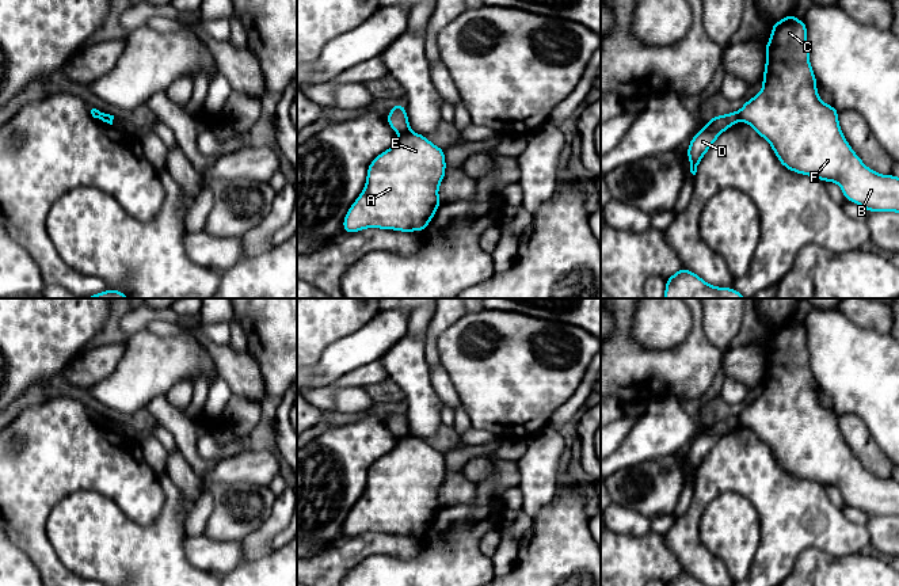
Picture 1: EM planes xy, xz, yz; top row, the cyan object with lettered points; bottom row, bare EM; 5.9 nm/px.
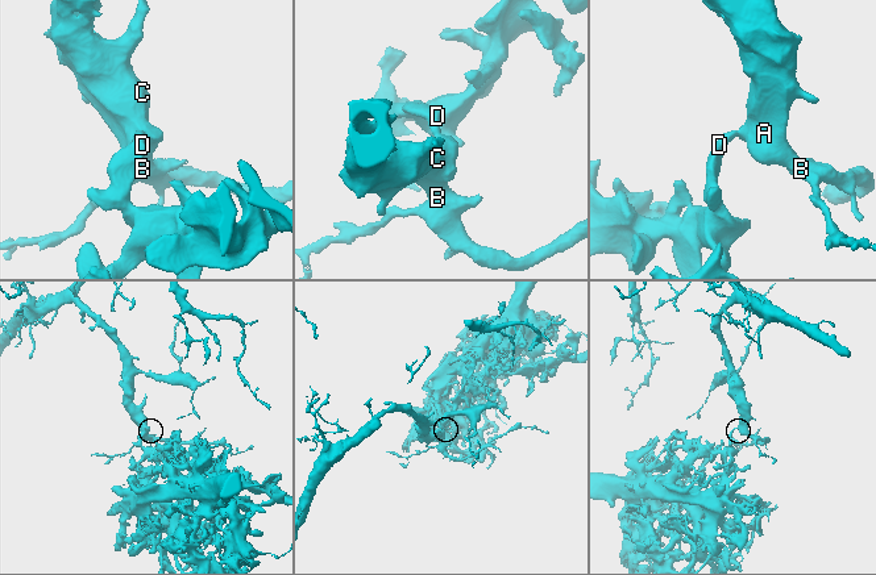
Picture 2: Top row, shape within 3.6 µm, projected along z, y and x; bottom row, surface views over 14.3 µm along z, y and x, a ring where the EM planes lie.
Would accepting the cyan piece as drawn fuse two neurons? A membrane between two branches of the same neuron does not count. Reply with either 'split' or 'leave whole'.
split

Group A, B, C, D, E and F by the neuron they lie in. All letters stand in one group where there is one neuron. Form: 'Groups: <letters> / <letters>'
Groups: A B C E F / D

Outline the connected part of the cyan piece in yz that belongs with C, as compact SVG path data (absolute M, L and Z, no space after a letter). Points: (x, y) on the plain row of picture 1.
M793 317L772 327L773 334L765 350L766 368L763 391L739 415L739 425L748 427L767 444L780 467L797 477L835 486L845 502L868 515L899 517L899 482L880 479L868 472L845 444L838 426L838 414L820 404L816 381L810 368L807 330Z

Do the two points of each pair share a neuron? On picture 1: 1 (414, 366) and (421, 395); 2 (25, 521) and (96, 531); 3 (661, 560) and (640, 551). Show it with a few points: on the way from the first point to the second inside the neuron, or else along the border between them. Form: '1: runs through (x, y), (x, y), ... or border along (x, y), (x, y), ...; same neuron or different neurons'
1: runs through (414, 373), (418, 388); same neuron
2: border along (64, 498), (46, 524), (46, 537), (56, 554); different neurons
3: runs through (655, 560), (646, 556); same neuron

